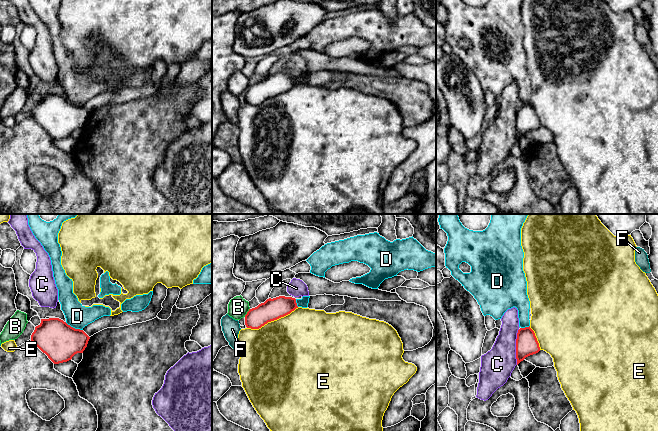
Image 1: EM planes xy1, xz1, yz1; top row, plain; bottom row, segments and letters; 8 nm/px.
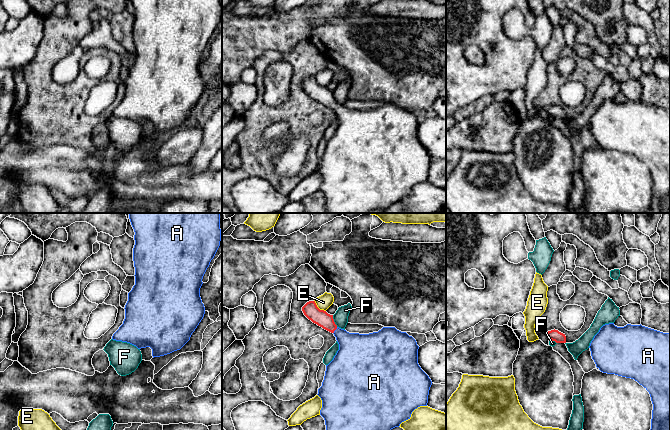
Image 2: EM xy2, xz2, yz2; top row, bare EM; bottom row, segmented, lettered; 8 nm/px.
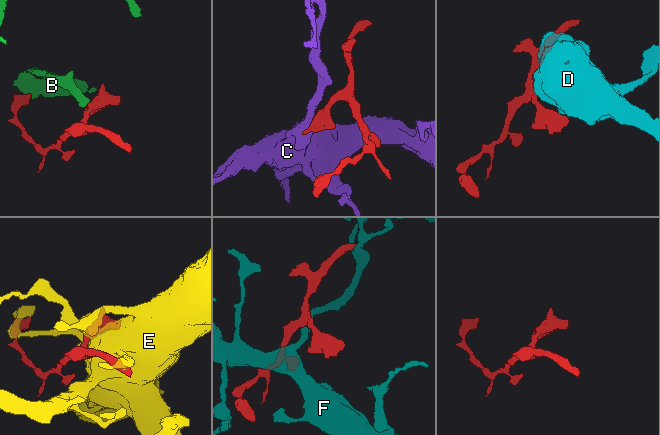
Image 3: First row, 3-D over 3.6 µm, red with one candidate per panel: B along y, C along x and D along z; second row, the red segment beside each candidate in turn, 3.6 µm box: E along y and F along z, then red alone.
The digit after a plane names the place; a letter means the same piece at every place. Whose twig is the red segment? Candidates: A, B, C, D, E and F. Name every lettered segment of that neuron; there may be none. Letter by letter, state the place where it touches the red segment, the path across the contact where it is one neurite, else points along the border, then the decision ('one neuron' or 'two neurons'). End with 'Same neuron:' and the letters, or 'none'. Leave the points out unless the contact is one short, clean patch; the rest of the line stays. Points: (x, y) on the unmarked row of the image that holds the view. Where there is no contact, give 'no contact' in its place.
A: xz2 (335, 105) | across xz2 (320, 93), (335, 105), (356, 128) | one neuron
B: xz1 (247, 88) | along xz1 (249, 84), (244, 92) | two neurons
C: yz1 (516, 123) | along yz1 (519, 105), (516, 111), (516, 140) | two neurons
D: xy1 (74, 104) | along xy1 (65, 98), (82, 106) | two neurons
E: xz1 (272, 96) | two neurons
F: xz2 (333, 97) | two neurons
Same neuron: A

